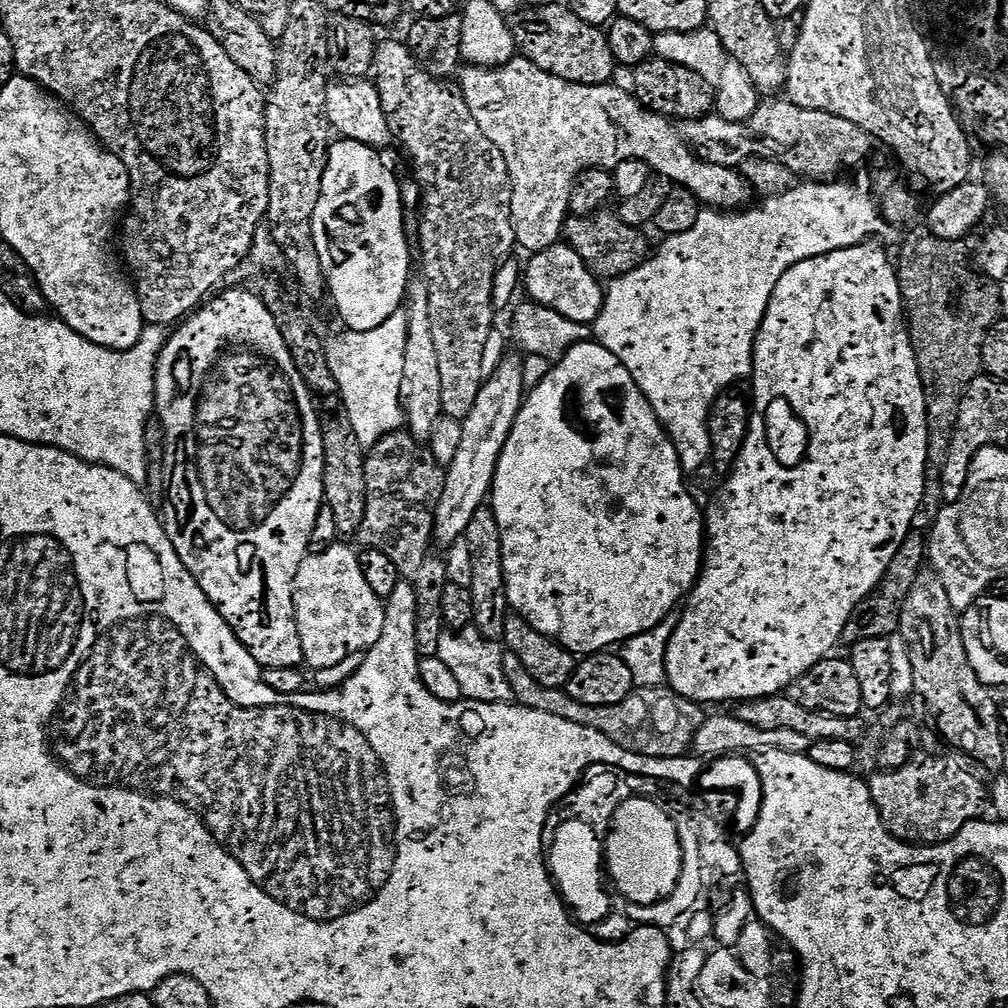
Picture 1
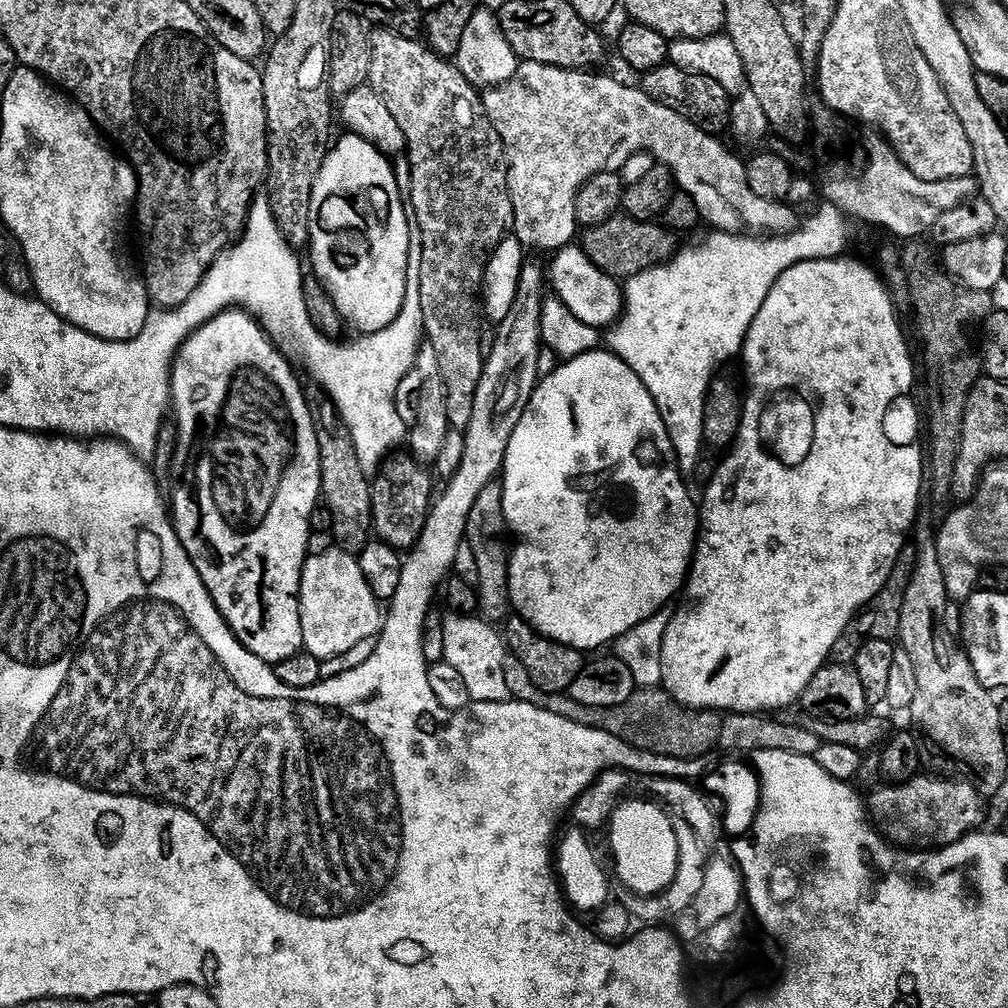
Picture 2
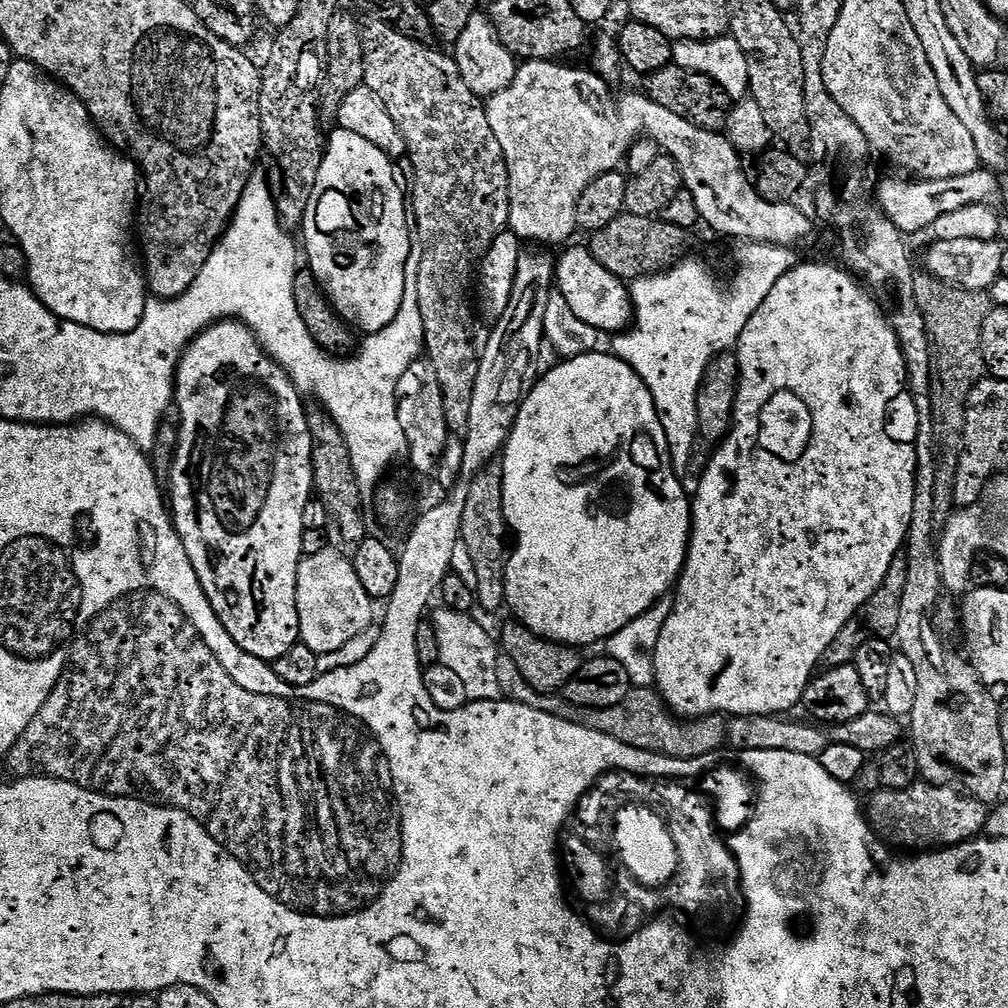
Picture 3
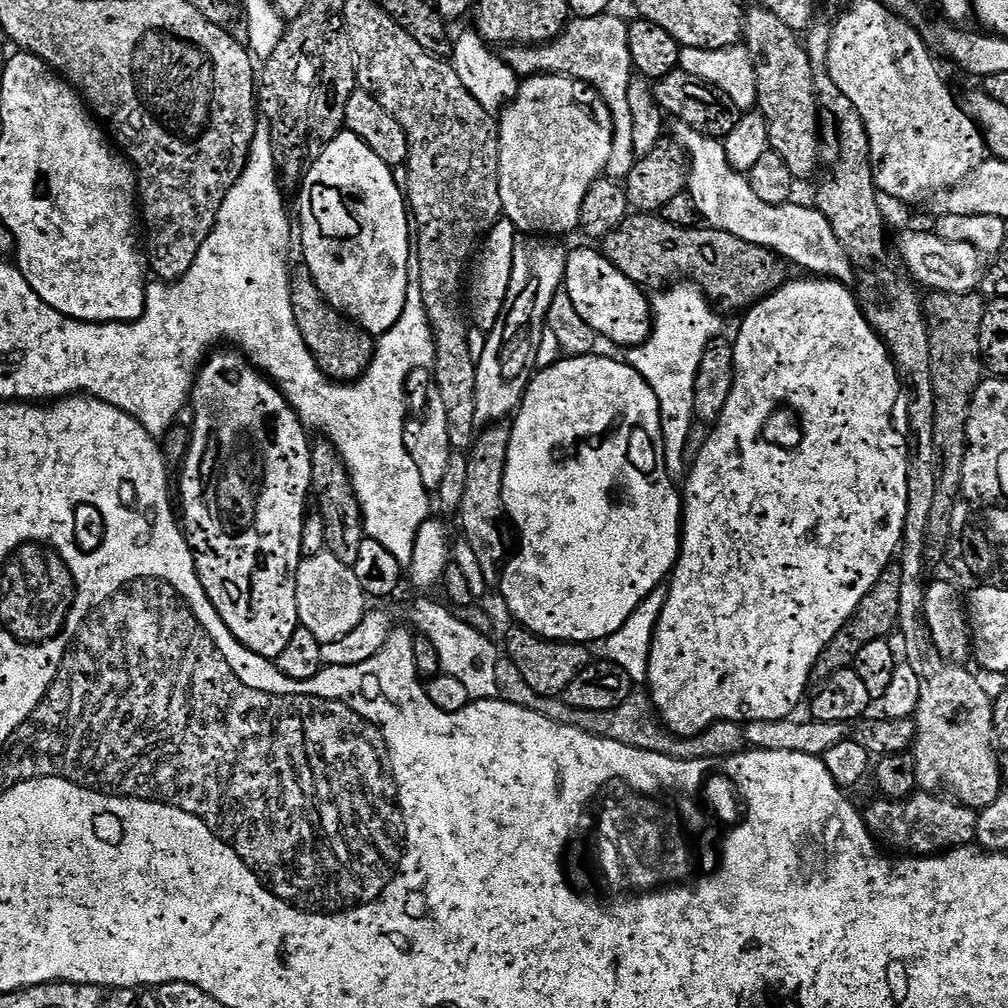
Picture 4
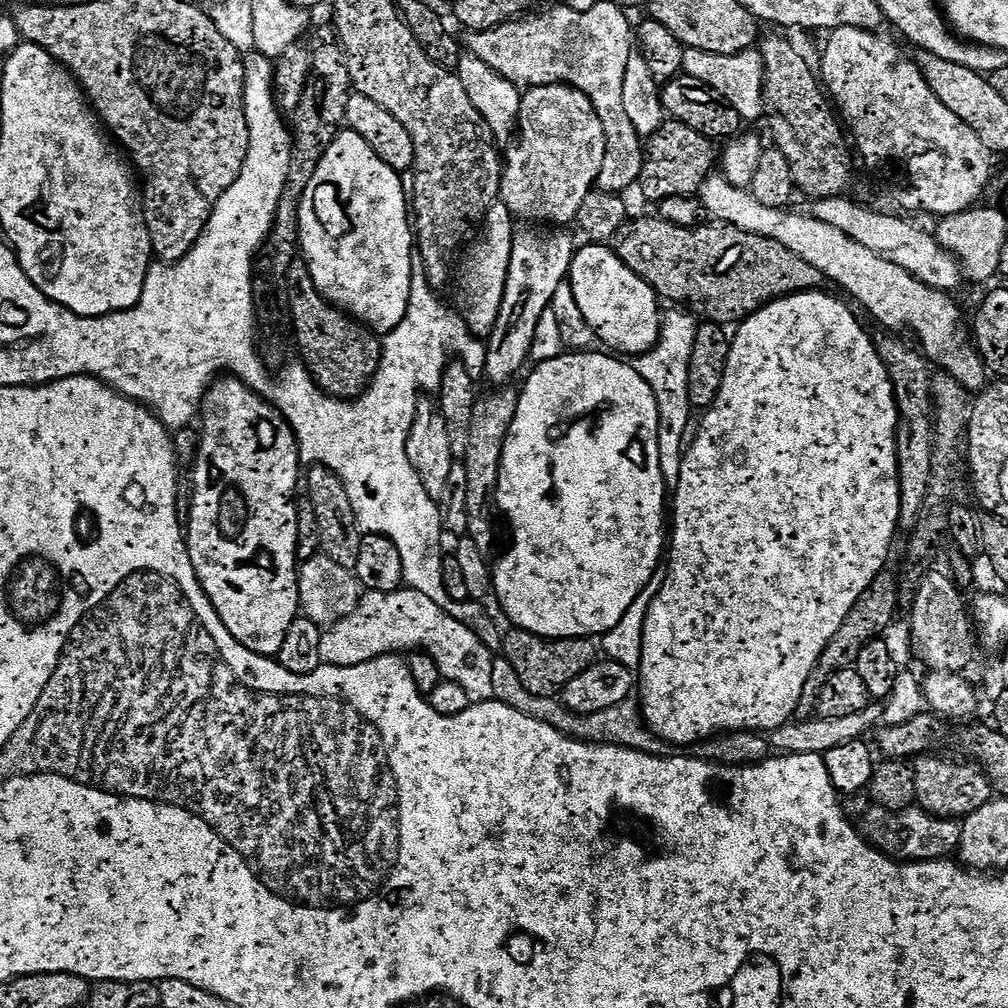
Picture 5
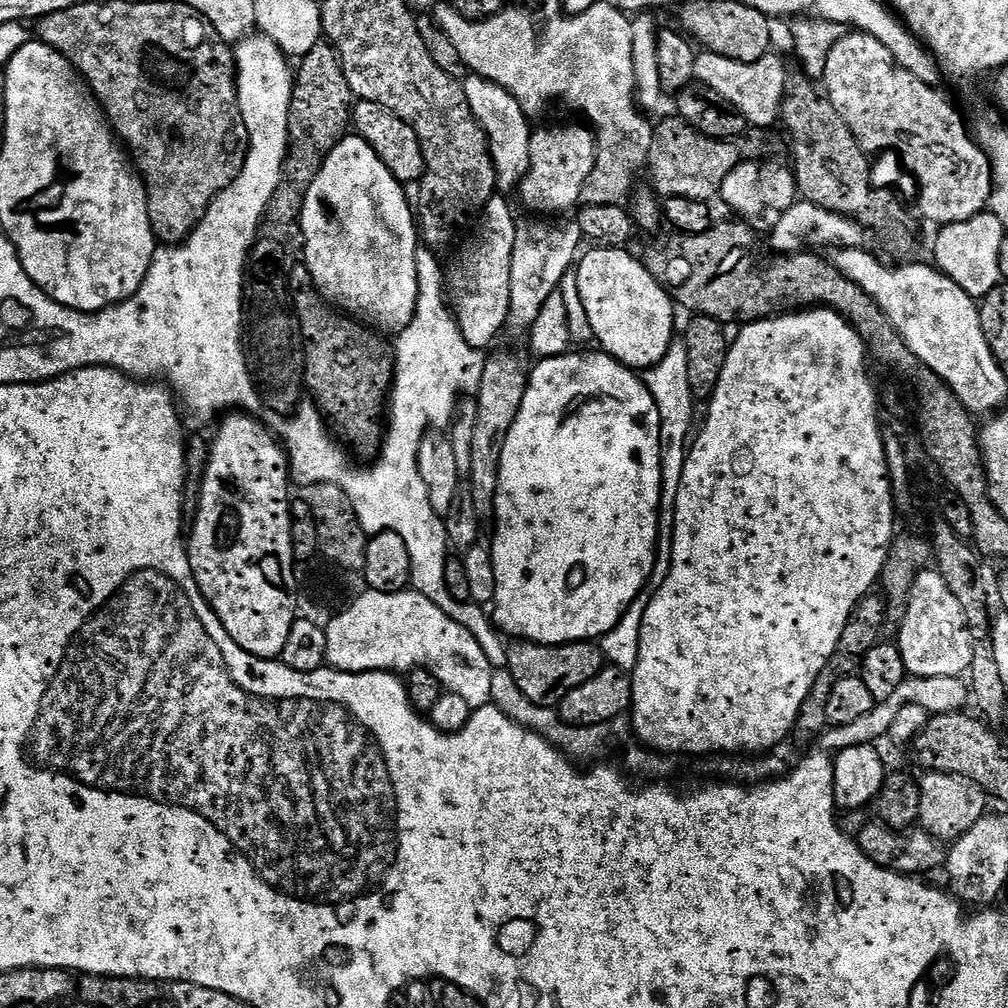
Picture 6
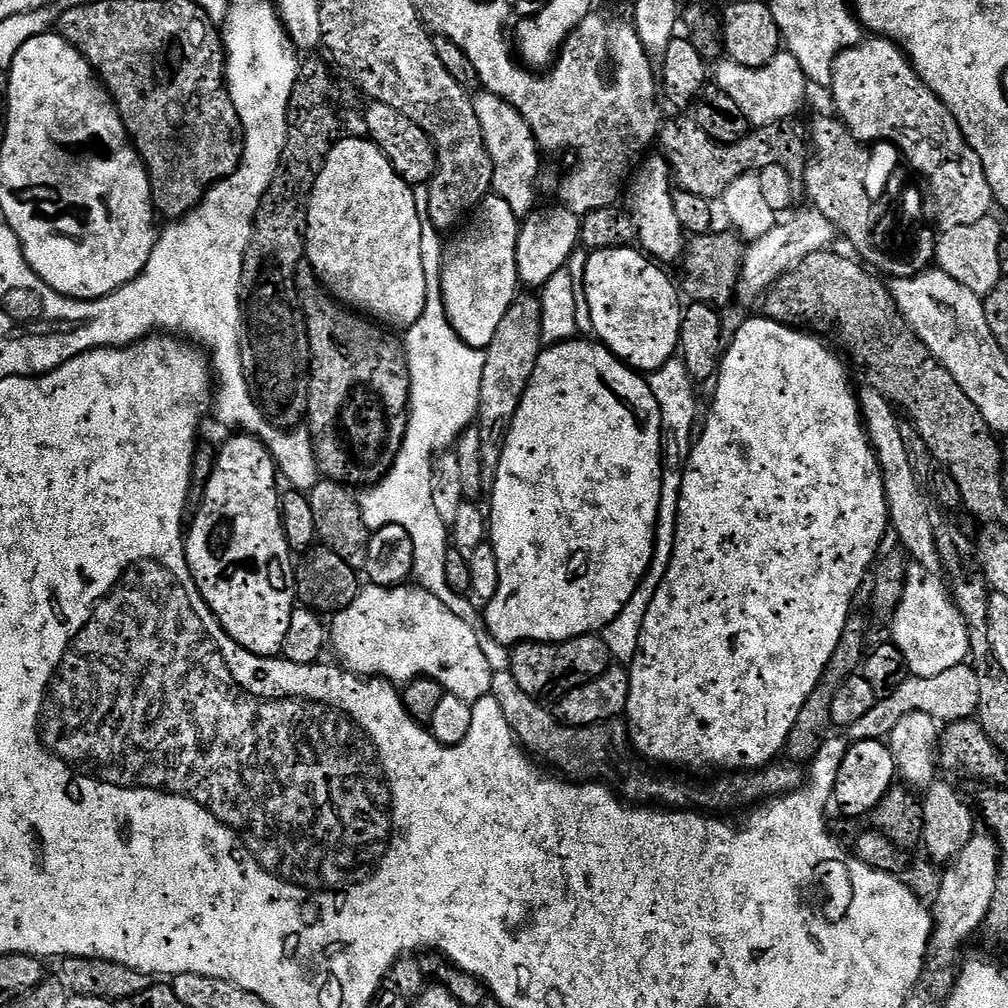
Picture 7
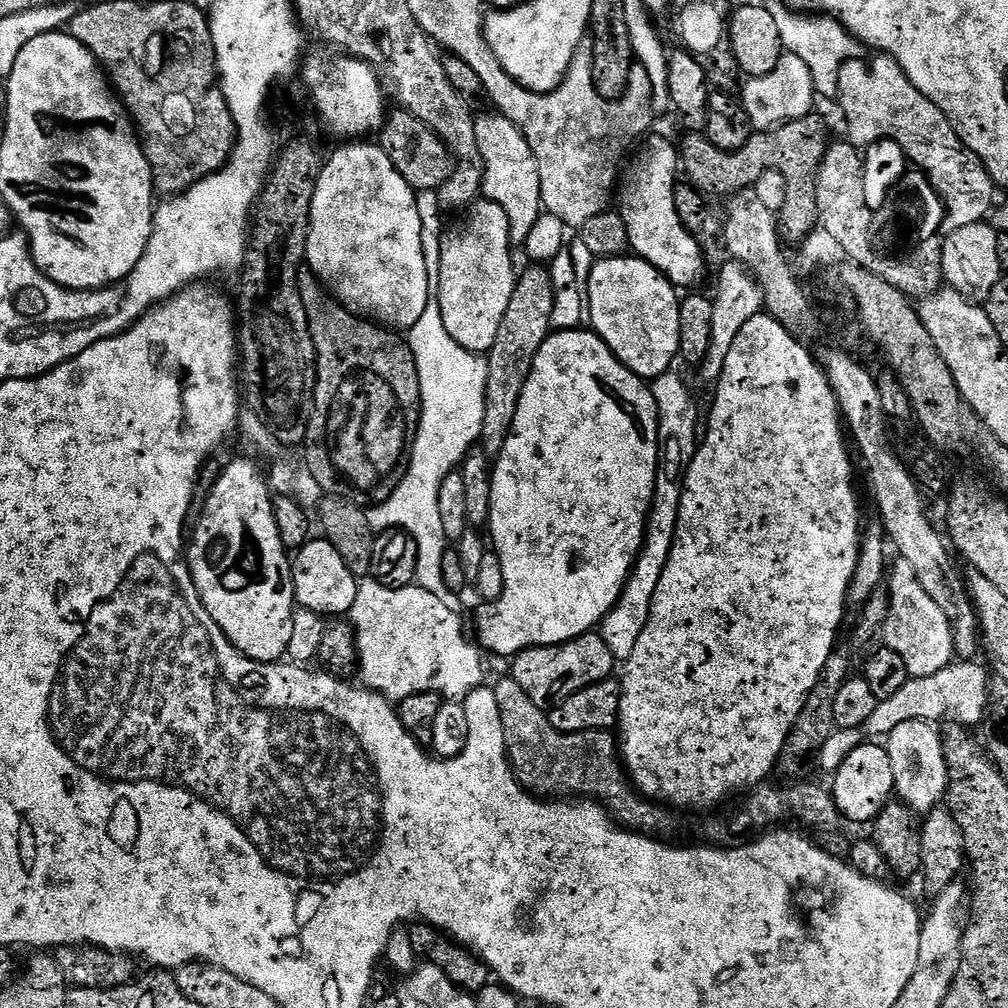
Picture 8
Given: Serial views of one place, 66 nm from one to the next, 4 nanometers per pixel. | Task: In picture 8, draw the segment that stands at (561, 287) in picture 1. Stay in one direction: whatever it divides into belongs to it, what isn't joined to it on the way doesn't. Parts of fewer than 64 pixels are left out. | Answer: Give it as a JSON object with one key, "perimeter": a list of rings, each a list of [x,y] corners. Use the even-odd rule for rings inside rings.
{"perimeter":[[[632,254],[612,256],[609,260],[596,260],[588,279],[589,310],[592,315],[591,331],[603,338],[606,346],[635,376],[651,382],[677,363],[680,355],[678,314],[681,297],[671,281],[654,265]]]}

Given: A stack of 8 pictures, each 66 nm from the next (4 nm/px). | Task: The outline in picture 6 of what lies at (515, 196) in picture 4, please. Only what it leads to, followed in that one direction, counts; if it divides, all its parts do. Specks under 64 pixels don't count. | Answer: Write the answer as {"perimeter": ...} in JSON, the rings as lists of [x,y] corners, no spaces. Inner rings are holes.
{"perimeter":[[[568,124],[565,128],[539,128],[532,133],[530,164],[522,178],[518,195],[532,214],[564,214],[567,208],[580,204],[582,186],[590,176],[596,161],[596,137],[588,126],[579,128]]]}

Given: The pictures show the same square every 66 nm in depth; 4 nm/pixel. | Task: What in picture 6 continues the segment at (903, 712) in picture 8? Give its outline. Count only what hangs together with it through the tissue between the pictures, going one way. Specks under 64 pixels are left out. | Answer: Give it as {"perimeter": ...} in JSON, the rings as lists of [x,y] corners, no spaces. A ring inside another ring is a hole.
{"perimeter":[[[914,676],[905,678],[902,686],[890,694],[890,698],[877,702],[870,710],[870,714],[865,714],[862,718],[857,718],[854,722],[847,723],[846,726],[831,726],[824,729],[818,737],[819,747],[829,754],[835,754],[846,750],[850,746],[862,746],[863,744],[875,745],[883,736],[889,735],[894,718],[898,710],[907,704],[917,704],[922,706],[930,714],[942,712],[959,712],[965,707],[964,703],[969,703],[970,689],[959,676],[939,676],[938,678],[926,678],[925,676]]]}

